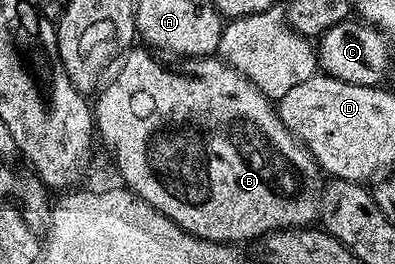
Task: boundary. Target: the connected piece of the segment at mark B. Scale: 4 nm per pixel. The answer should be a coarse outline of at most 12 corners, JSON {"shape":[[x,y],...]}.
{"shape":[[132,47],[93,104],[120,181],[198,240],[306,228],[324,177],[223,59]]}

